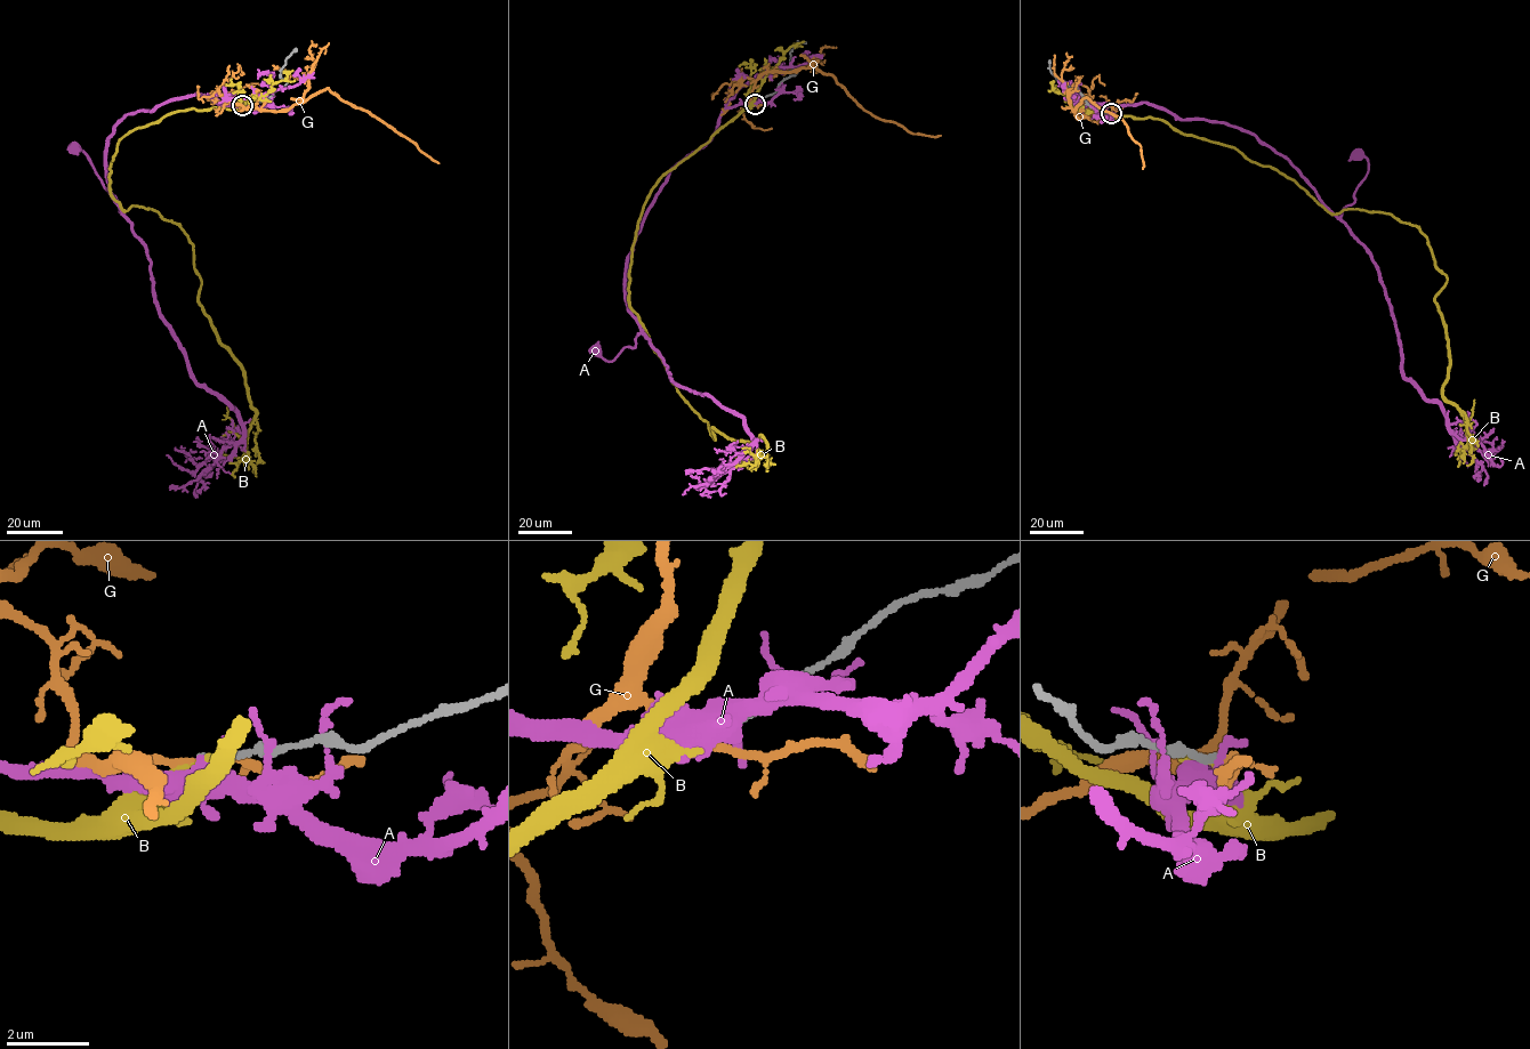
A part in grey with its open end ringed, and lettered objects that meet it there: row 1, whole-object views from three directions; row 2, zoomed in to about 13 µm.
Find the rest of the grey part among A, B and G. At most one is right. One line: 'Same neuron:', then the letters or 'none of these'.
Same neuron: none of these

